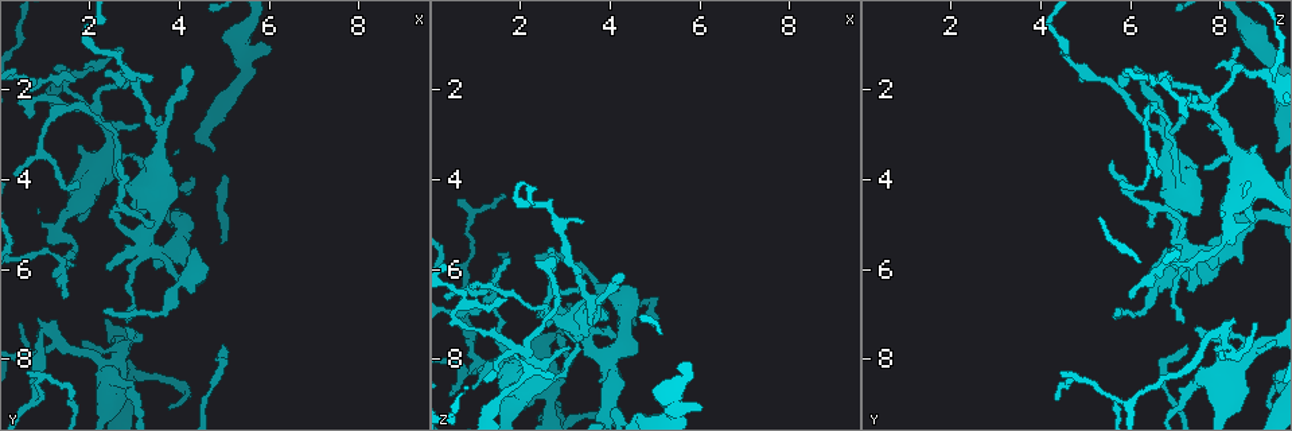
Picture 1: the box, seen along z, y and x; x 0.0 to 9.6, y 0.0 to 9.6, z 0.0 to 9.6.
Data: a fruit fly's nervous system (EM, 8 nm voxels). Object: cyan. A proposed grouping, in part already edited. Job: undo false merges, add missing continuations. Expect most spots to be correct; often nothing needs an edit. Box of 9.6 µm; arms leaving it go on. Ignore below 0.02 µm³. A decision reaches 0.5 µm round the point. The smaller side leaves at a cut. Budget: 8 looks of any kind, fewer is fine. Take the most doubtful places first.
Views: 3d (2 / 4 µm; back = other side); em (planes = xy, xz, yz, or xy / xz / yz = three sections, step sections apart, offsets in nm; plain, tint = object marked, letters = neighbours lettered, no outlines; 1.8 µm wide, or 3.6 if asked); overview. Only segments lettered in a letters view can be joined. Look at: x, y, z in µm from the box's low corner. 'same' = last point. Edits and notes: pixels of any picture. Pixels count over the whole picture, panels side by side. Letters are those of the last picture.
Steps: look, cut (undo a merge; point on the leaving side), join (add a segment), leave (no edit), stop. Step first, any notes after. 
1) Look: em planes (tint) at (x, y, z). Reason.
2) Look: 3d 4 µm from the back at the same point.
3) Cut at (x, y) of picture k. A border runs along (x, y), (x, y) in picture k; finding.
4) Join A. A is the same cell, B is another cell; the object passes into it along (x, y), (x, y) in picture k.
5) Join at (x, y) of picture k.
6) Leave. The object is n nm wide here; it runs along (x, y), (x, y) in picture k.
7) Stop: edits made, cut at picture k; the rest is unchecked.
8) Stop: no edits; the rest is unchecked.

Look: 3d 2 µm at (2.70, 1.05, 8.35). An open end.

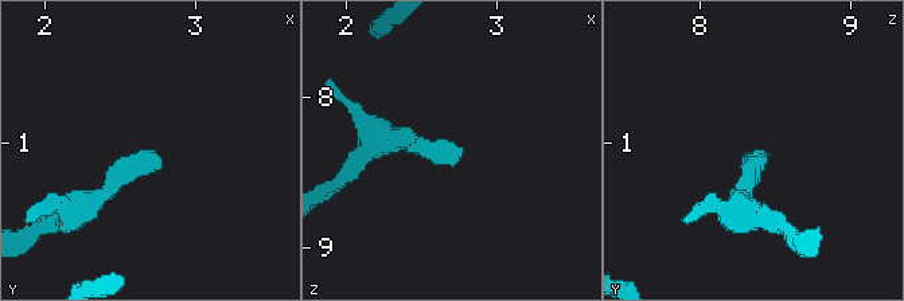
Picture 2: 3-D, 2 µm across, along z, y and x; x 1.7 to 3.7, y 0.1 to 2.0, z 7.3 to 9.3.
Look: em yz step 16 (tint) at (2.78, 1.08, 8.36). Now the EM.

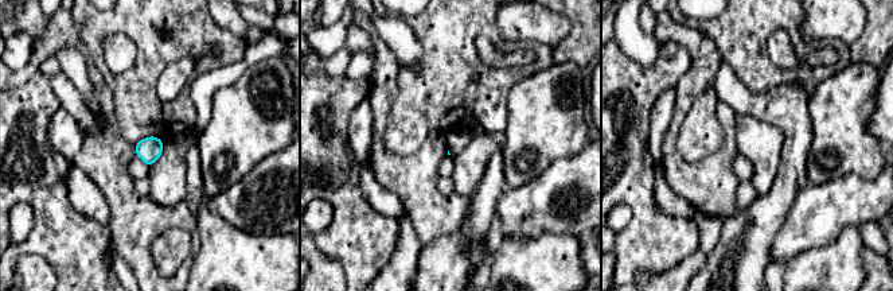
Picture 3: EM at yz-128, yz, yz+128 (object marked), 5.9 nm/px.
Look: em yz step 16 (letters) at the same point.

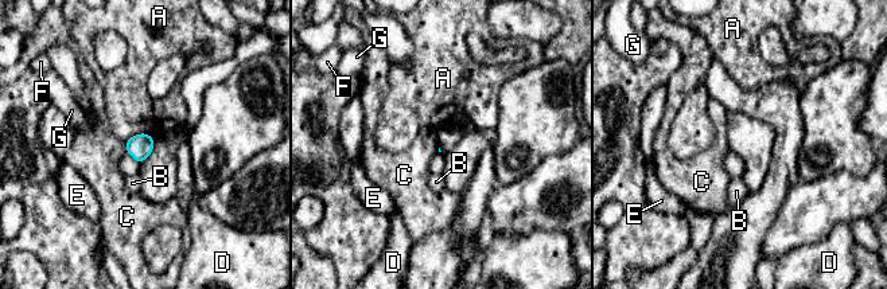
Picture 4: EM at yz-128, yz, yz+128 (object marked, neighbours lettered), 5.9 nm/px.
Leave. A, B, C, D, E, F and G are other cells; no lettered segment goes on from it.

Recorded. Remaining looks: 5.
Look: em planes (letters) at (5.95, 1.05, 9.15). Free end.

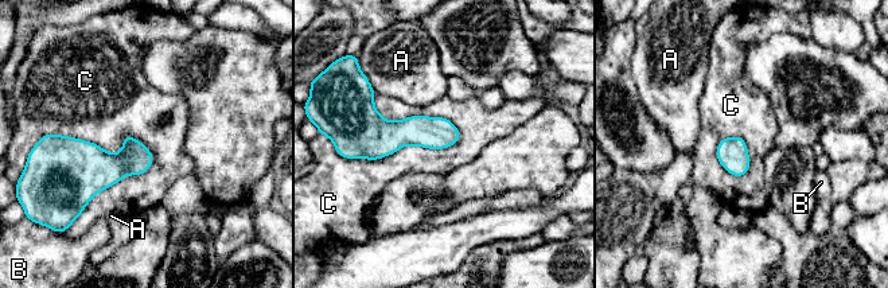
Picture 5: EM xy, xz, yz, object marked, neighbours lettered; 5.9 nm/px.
Leave. A, B and C are other cells; a border runs along (460, 131), (448, 147), (351, 159) in picture 5; no lettered segment goes on from it.

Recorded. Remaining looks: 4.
Look: 3d 4 µm at (1.40, 4.95, 8.15). Abrupt turn.

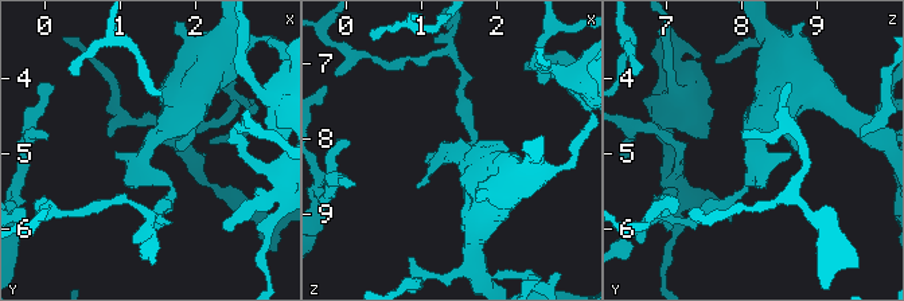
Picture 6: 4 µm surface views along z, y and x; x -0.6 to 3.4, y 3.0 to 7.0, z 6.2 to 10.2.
Look: em xy step 4 (tint) at (1.35, 4.90, 8.15).

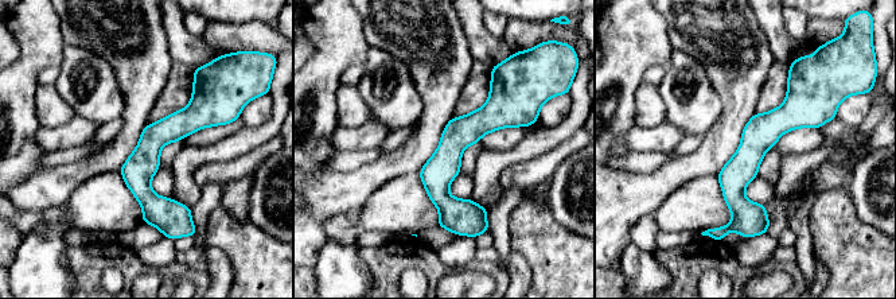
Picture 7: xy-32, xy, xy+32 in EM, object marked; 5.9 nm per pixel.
Look: em planes (letters) at the same point. Cut it another way.

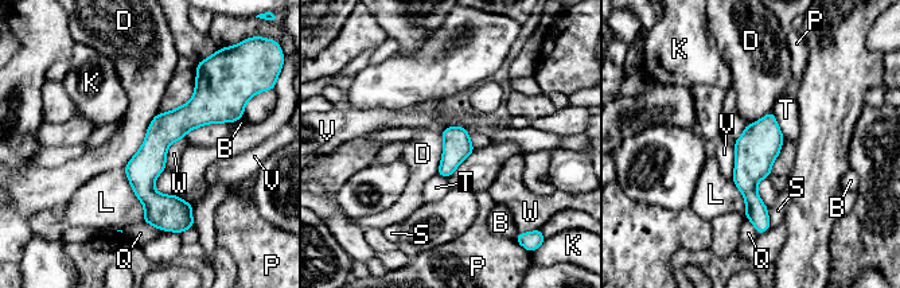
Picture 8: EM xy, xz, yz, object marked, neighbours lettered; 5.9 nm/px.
Leave. B, D, K, L, P, Q, S, T, V and W are other cells; a border runs along (158, 112), (124, 168) in picture 8; one cell here.

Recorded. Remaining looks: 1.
Stop: no edits; the rest is unchecked.

